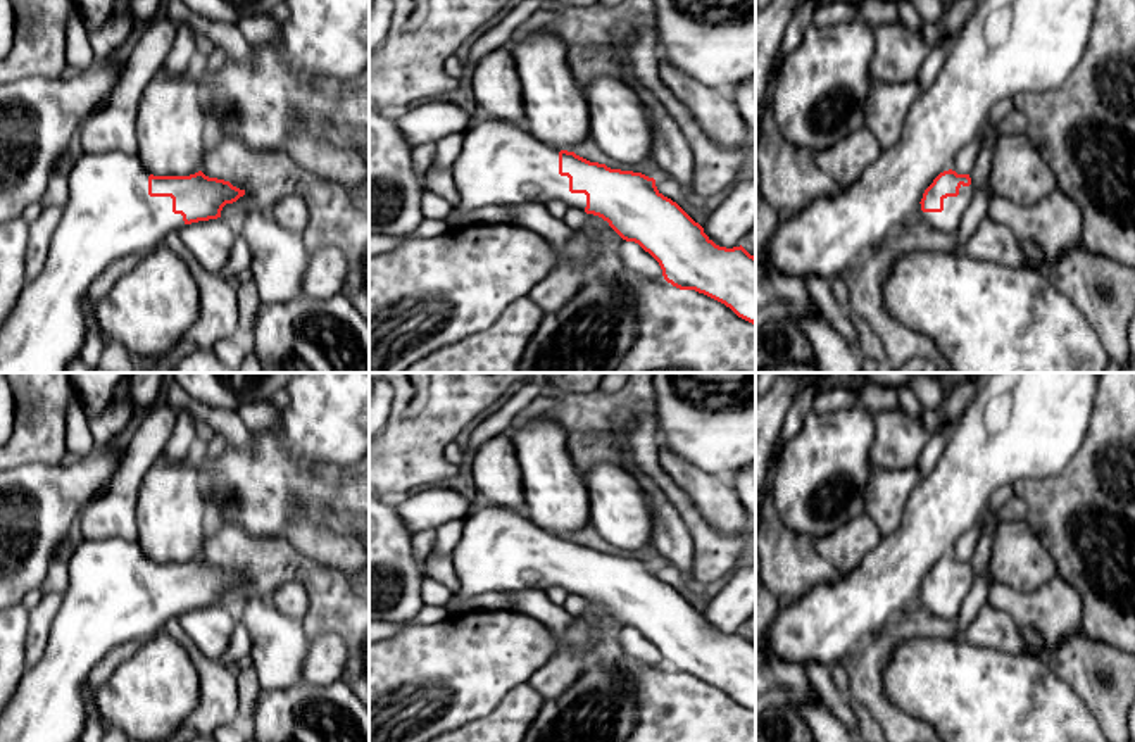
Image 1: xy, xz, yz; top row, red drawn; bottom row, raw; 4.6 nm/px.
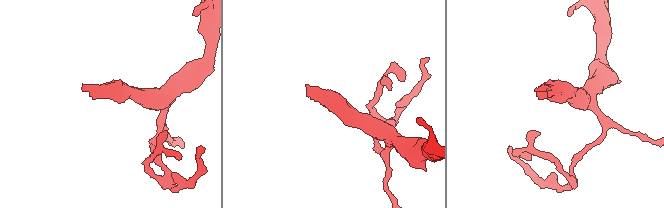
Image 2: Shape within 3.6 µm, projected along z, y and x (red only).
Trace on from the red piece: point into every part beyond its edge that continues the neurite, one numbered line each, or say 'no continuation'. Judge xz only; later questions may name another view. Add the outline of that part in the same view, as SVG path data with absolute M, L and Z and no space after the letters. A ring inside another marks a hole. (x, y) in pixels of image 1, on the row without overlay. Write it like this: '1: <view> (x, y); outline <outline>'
1: xz (499, 549); outline M473 507L450 552L459 588L454 597L469 607L486 592L562 587L585 597L586 582L569 578L559 561L559 535L533 525L526 514L500 507Z

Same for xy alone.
1: xy (109, 601); outline M83 540L67 563L67 588L52 621L47 649L38 664L26 668L9 706L0 714L0 742L79 742L86 728L83 685L91 670L116 647L152 637L164 630L171 618L185 613L183 602L172 599L171 583L148 582L148 557L136 540Z

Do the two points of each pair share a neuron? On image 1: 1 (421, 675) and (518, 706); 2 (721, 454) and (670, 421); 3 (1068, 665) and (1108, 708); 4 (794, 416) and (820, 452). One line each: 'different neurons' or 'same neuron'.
1: different neurons
2: same neuron
3: same neuron
4: different neurons

